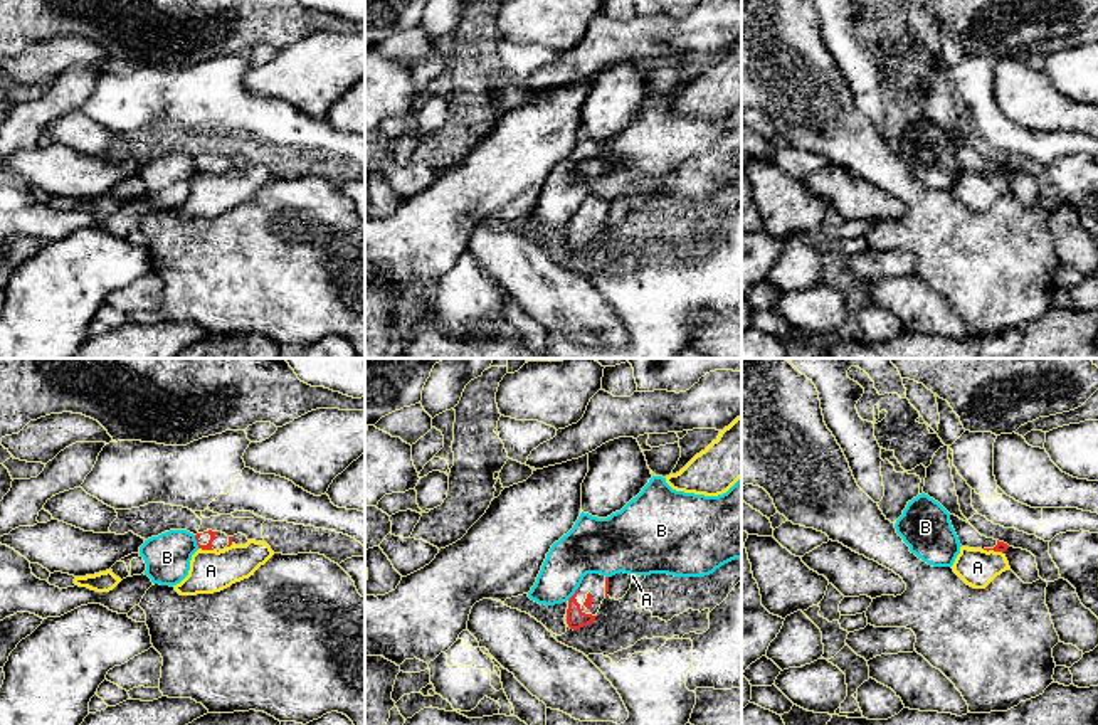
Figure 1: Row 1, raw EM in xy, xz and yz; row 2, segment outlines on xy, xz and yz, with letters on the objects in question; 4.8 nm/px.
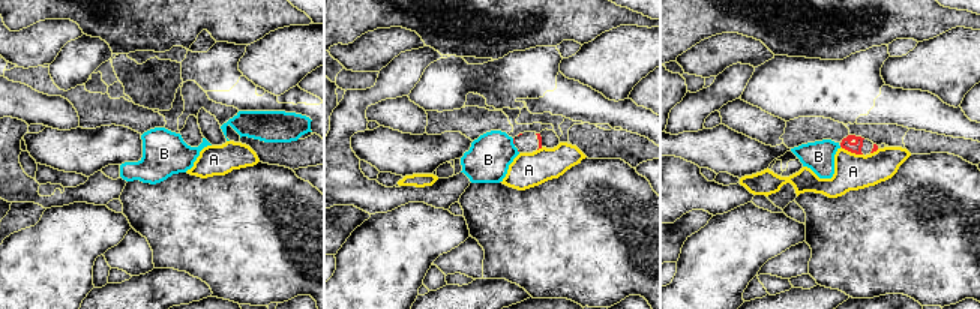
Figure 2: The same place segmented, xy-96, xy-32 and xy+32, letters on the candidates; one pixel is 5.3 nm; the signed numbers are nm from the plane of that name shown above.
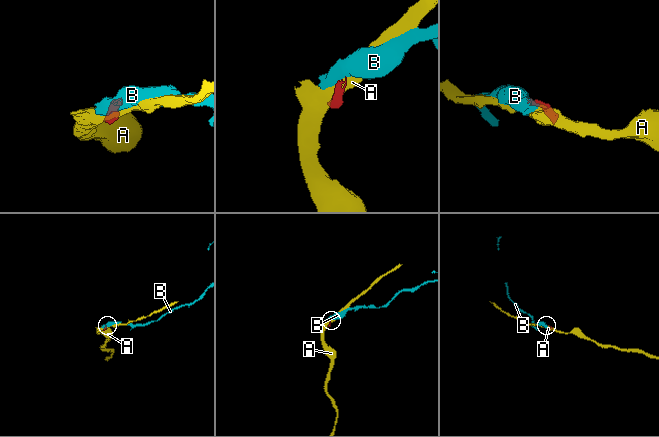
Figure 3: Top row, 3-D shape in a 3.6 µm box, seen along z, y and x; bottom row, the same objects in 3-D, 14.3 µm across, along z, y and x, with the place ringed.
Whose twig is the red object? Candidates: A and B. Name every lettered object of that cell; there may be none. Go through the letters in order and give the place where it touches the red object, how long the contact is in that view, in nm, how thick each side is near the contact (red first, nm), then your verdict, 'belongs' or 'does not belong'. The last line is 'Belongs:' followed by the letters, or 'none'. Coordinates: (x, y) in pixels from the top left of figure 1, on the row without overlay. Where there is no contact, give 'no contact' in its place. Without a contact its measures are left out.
A: meets red in xy at (205, 172); contact 70 nm long; 30 nm thick on the red side, 200 nm on the other; does not belong
B: meets red in xy at (197, 165); contact 70 nm long; 30 nm thick on the red side, 220 nm on the other; does not belong
Belongs: none

